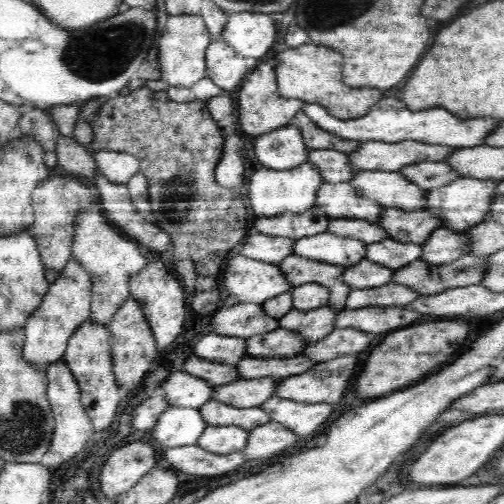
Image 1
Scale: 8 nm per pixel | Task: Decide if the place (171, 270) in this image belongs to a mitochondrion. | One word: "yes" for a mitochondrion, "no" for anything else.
no

